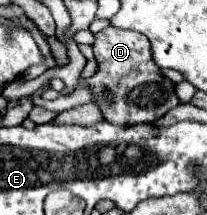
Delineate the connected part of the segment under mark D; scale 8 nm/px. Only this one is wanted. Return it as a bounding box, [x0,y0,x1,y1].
[84,26,180,126]

